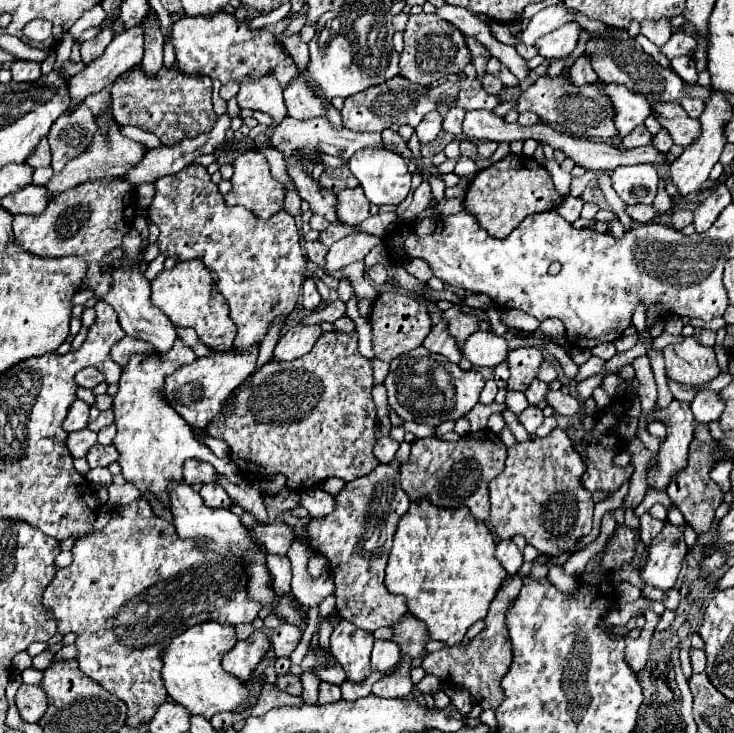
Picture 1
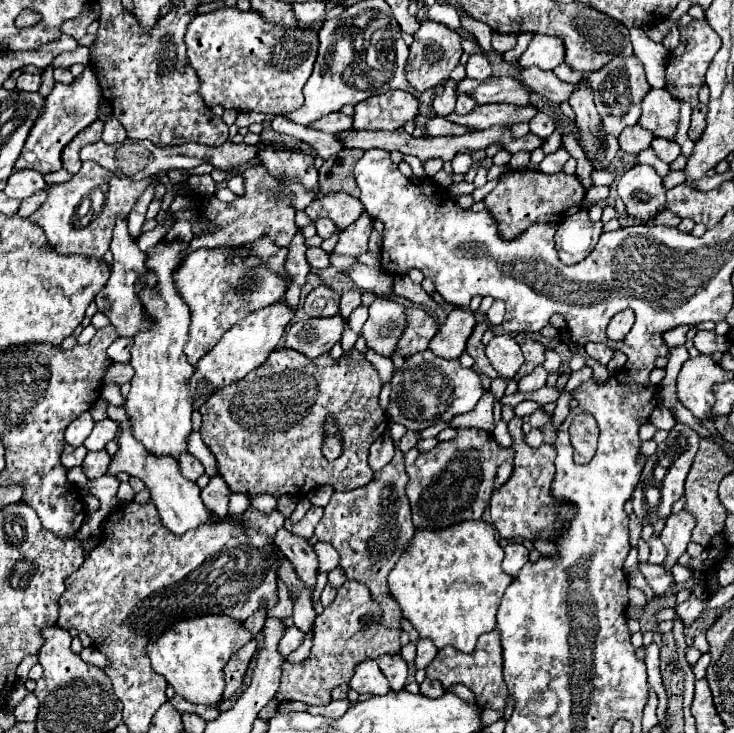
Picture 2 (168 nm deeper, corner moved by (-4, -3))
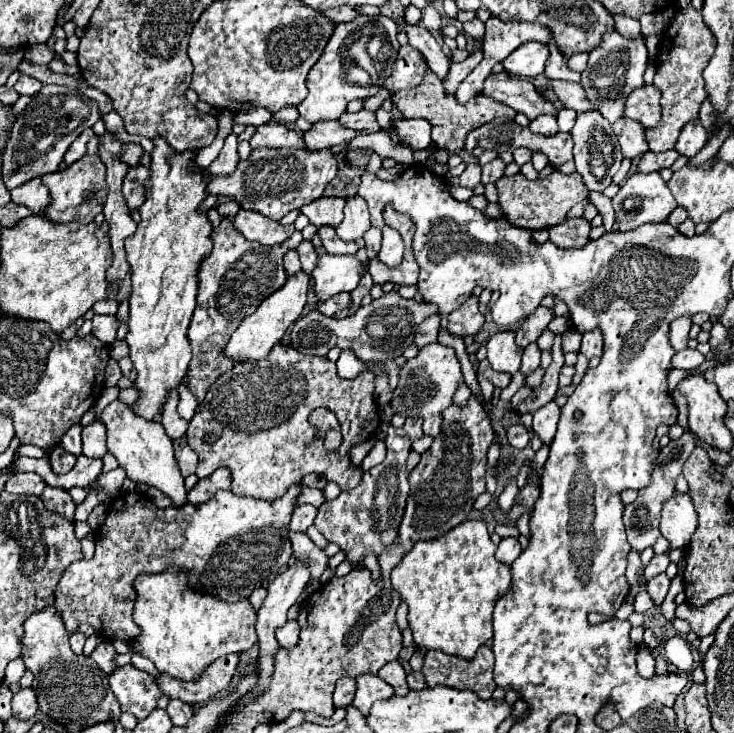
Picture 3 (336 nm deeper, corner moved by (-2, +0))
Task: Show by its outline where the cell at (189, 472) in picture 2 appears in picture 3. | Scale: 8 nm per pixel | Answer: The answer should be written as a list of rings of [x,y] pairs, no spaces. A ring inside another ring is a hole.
[[[184,439],[174,441],[174,453],[176,453],[176,461],[178,461],[182,477],[192,475],[198,465],[198,455],[188,447],[188,443]]]

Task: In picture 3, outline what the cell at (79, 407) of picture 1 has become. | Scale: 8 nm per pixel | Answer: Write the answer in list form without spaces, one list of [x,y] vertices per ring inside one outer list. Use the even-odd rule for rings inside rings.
[[[76,423],[76,425],[72,425],[66,433],[64,433],[64,437],[62,437],[62,441],[60,441],[60,445],[68,451],[68,453],[72,453],[72,455],[82,455],[82,437],[80,437],[80,433],[82,433],[82,425],[80,423]]]

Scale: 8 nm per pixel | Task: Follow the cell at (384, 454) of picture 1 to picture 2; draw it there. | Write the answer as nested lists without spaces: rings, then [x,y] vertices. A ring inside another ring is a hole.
[[[384,434],[382,438],[378,438],[372,446],[370,446],[370,456],[368,456],[368,464],[370,468],[376,472],[376,470],[382,470],[394,456],[394,442],[388,434]]]

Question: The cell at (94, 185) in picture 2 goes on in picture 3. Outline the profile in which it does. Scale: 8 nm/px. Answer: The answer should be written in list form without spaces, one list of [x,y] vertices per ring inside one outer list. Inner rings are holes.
[[[84,155],[78,163],[68,165],[62,171],[44,175],[42,183],[50,191],[50,203],[44,209],[44,215],[52,223],[72,223],[76,219],[78,223],[86,223],[88,225],[88,223],[94,221],[94,217],[98,213],[102,213],[102,207],[106,203],[108,185],[106,185],[106,167],[104,167],[100,157]]]

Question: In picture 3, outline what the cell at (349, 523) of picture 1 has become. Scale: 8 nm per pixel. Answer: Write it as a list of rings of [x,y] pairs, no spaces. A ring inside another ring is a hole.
[[[389,424],[388,435],[386,435],[388,455],[384,463],[366,471],[356,489],[342,491],[336,499],[326,501],[318,507],[318,515],[314,521],[316,529],[326,537],[326,541],[334,541],[340,547],[340,551],[346,555],[346,561],[352,567],[362,567],[362,561],[368,553],[378,557],[398,537],[398,527],[408,497],[406,459],[408,459],[410,445],[412,443],[404,433],[404,429],[396,429]]]

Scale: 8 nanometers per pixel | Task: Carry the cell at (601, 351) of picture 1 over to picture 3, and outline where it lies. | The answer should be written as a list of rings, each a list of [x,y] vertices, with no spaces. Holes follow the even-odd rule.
[[[592,331],[582,337],[582,347],[580,347],[582,355],[592,359],[592,357],[600,357],[602,351],[604,351],[604,347],[602,347],[602,333],[600,331]]]

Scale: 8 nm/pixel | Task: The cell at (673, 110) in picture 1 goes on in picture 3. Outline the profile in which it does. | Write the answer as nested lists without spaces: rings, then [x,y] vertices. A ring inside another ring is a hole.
[[[644,85],[642,89],[636,89],[636,93],[630,93],[624,109],[624,117],[630,117],[638,123],[642,123],[646,129],[654,127],[662,119],[662,105],[660,105],[660,93],[654,85]]]

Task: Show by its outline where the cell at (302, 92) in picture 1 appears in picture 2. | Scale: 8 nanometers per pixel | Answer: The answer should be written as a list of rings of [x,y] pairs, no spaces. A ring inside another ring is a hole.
[[[336,112],[336,114],[324,116],[320,122],[314,122],[310,126],[316,128],[316,130],[322,130],[322,132],[328,132],[328,134],[346,132],[346,130],[352,128],[352,116],[344,116],[342,112]]]

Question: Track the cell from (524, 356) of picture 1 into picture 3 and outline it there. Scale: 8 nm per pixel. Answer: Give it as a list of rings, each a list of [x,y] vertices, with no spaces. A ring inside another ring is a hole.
[[[546,307],[536,309],[518,329],[516,329],[516,345],[520,349],[526,349],[526,345],[536,343],[540,333],[546,329],[546,325],[554,319],[554,313]]]

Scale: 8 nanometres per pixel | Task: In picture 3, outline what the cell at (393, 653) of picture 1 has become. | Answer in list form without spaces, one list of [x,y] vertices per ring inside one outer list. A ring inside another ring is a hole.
[[[390,661],[390,663],[386,663],[386,665],[378,671],[378,677],[382,677],[388,685],[392,685],[396,695],[406,695],[406,693],[410,691],[408,685],[406,685],[406,671],[404,671],[404,667],[400,665],[400,661]]]

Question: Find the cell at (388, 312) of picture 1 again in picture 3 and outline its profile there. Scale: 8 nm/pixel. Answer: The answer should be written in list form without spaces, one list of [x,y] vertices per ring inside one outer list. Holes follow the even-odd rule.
[[[432,315],[428,319],[424,319],[420,325],[418,325],[418,331],[414,335],[414,345],[418,349],[422,349],[424,345],[428,343],[434,343],[436,337],[438,337],[438,329],[440,329],[440,317],[438,315]]]

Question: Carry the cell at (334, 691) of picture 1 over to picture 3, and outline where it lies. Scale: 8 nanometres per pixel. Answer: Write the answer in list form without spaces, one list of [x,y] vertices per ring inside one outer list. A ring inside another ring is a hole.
[[[342,677],[334,689],[334,705],[336,707],[348,707],[352,703],[352,697],[354,697],[354,679]]]

